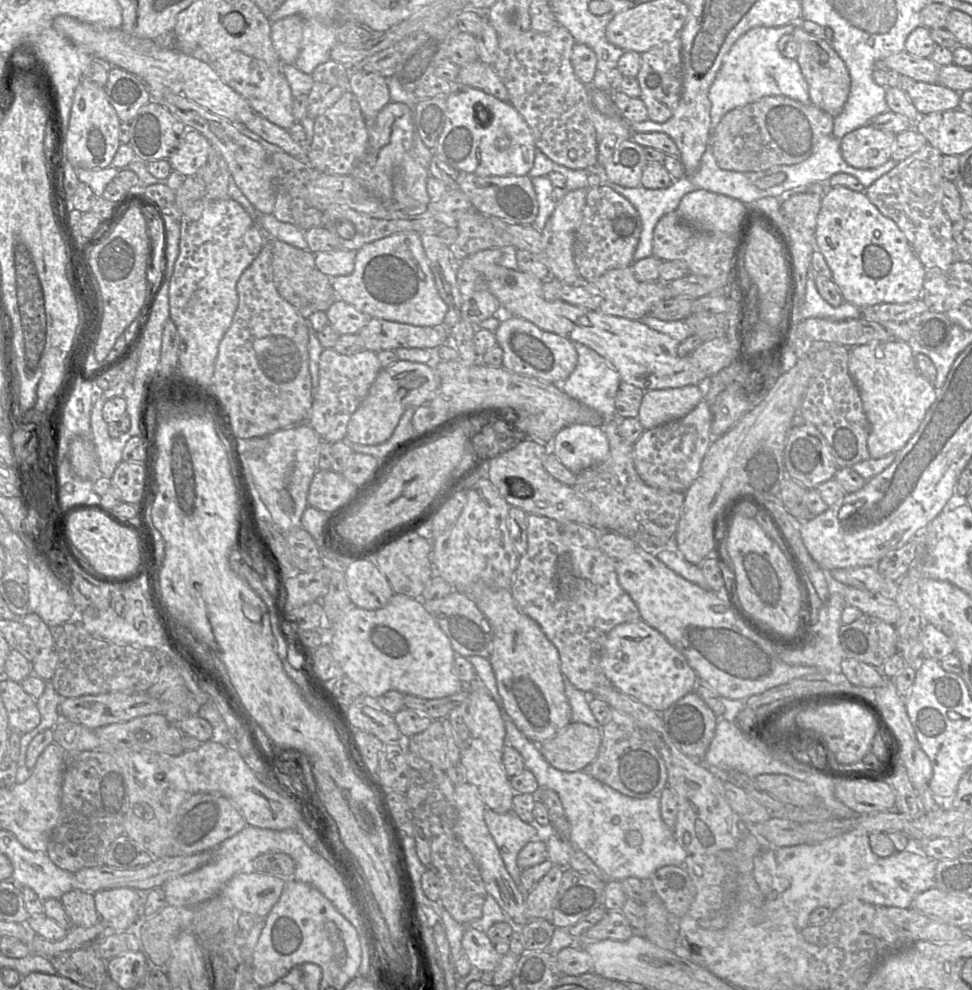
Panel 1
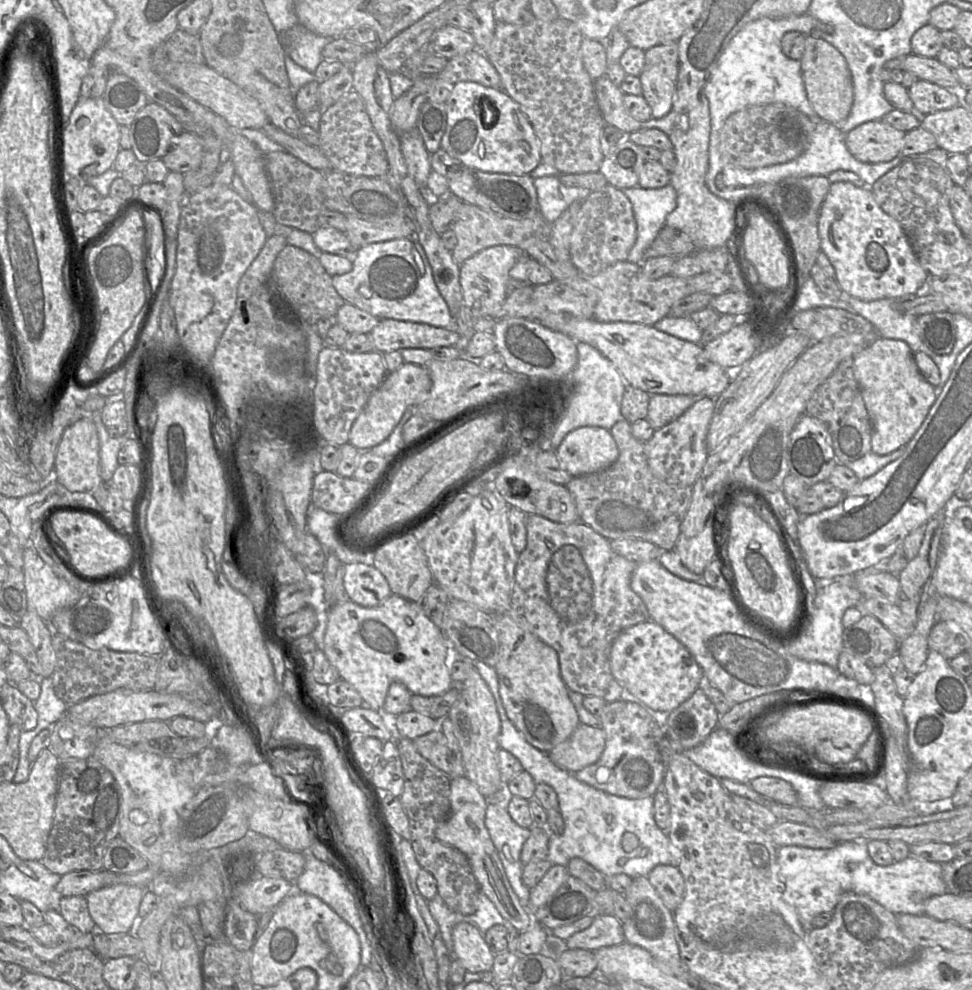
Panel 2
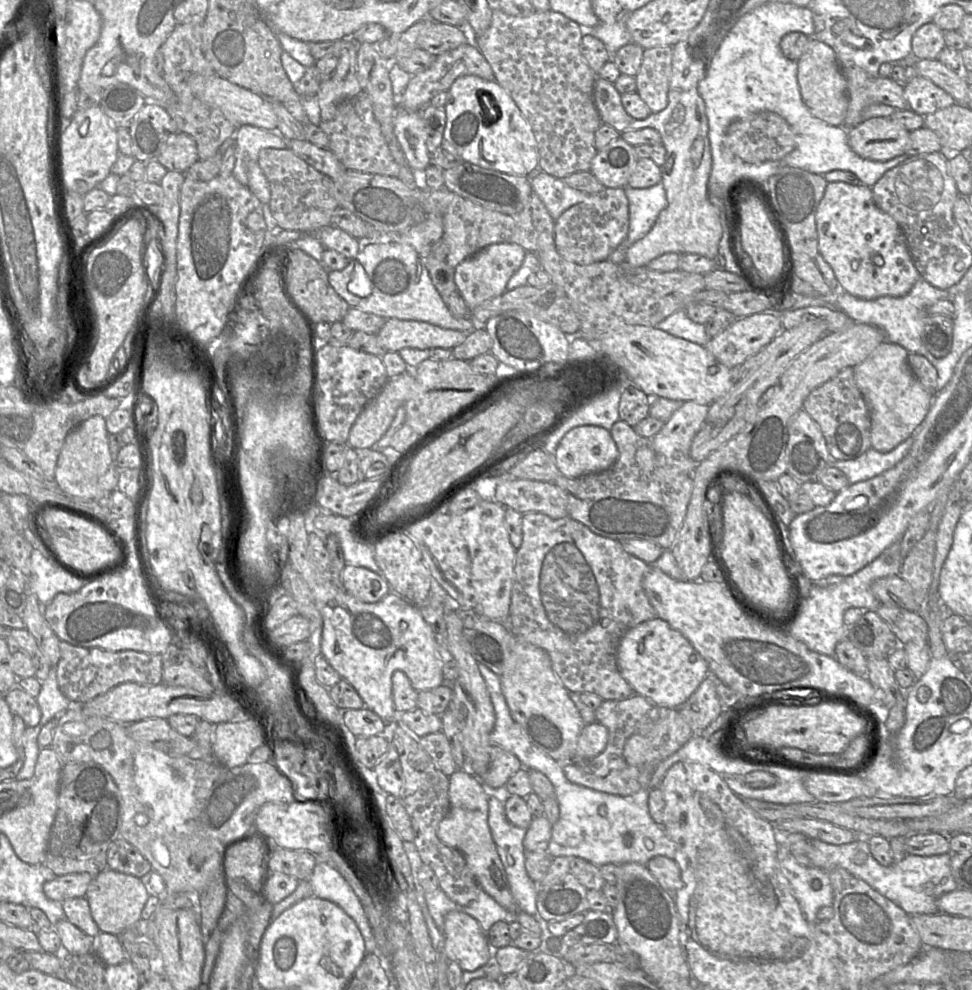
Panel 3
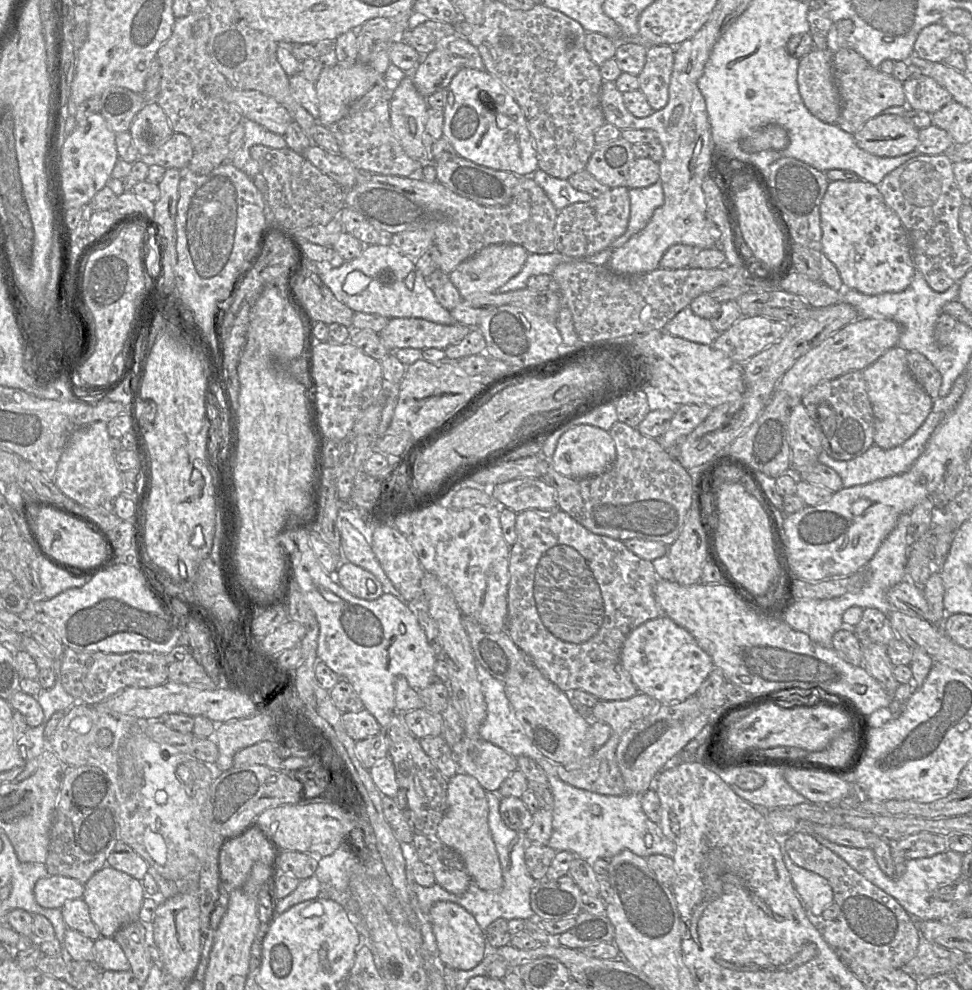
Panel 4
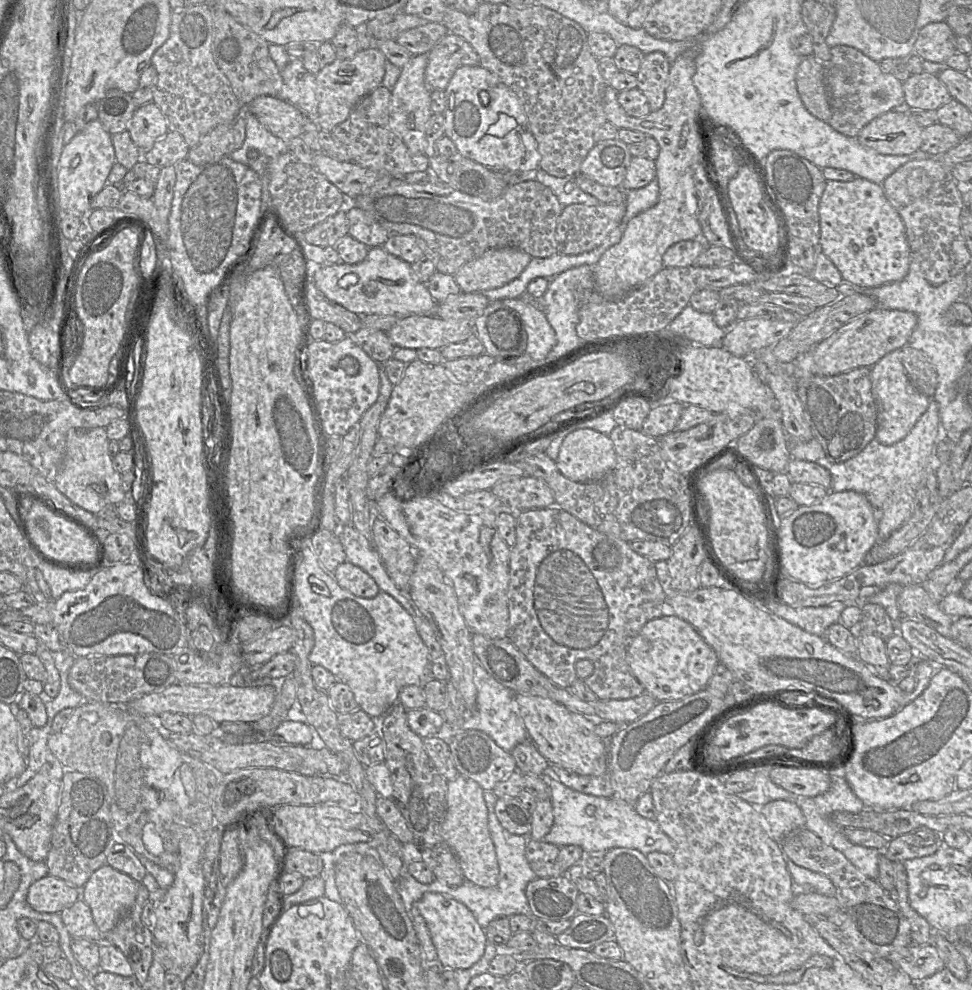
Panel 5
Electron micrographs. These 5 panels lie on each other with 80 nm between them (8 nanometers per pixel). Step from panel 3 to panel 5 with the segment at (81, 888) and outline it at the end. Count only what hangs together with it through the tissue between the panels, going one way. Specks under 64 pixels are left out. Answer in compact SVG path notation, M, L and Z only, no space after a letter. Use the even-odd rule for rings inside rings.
M47 875L31 884L26 901L37 912L60 913L80 897L80 889L60 878Z

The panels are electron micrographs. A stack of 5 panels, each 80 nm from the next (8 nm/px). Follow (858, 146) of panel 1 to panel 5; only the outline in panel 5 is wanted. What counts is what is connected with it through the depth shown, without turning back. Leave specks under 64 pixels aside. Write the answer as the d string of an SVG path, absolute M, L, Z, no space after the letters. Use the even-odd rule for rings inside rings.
M889 111L868 123L857 140L883 155L909 155L920 150L922 130L910 114Z

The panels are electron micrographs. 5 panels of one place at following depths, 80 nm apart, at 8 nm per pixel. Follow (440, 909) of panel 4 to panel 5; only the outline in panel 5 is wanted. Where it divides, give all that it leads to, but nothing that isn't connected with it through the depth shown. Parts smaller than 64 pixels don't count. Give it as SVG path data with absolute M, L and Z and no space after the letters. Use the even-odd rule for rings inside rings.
M428 892L417 902L417 908L427 923L438 959L446 969L467 969L480 960L488 943L485 929L464 904L445 894Z

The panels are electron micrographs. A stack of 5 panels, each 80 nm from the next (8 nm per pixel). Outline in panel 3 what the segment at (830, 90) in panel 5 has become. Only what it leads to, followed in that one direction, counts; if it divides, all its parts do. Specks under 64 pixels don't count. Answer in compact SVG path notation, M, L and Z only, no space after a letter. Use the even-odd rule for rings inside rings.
M842 62L841 69L846 79L849 100L843 124L846 129L861 123L864 109L873 104L884 104L897 110L908 109L904 87L891 77L871 77L853 62Z

